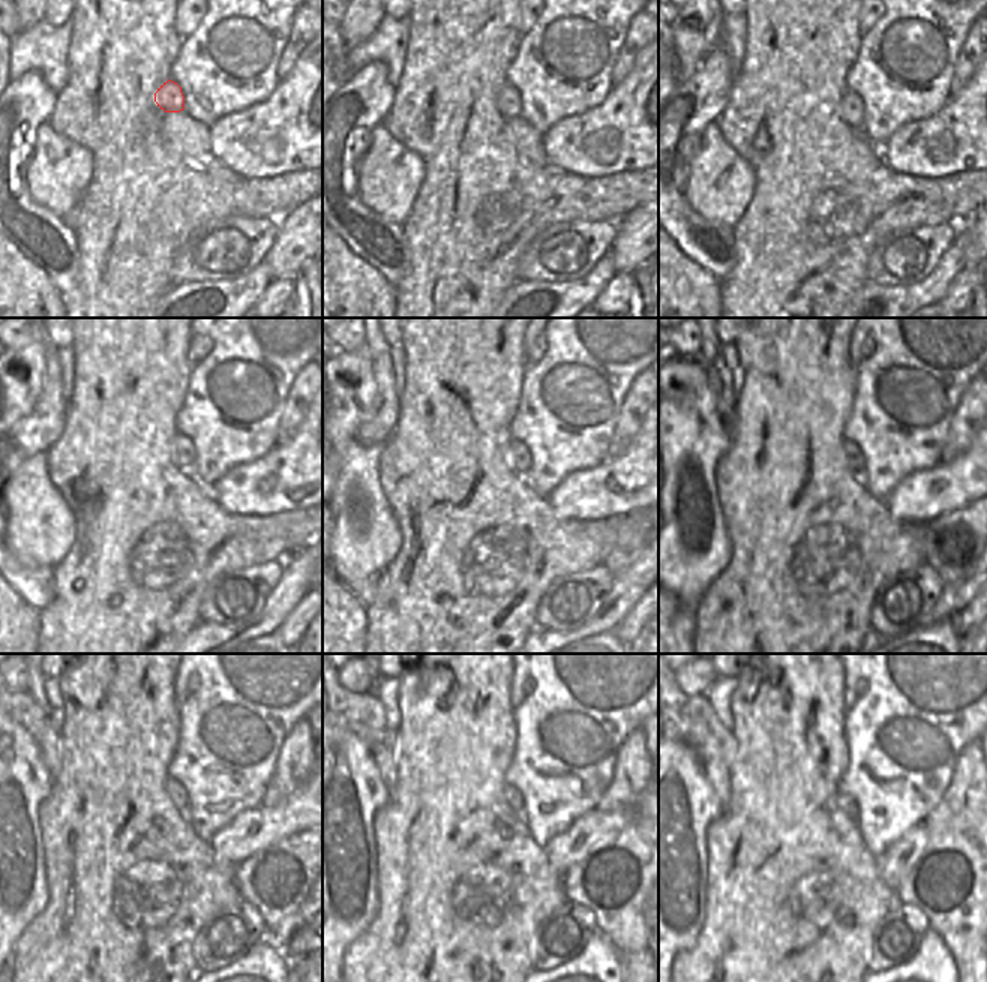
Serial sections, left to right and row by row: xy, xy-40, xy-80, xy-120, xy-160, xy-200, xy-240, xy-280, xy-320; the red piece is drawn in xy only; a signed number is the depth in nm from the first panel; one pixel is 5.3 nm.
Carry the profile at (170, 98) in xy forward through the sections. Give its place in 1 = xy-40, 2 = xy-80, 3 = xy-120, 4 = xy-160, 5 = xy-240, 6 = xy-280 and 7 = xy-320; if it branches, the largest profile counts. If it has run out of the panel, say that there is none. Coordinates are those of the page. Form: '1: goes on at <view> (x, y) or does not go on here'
1: goes on at xy-40 (507, 99)
2: goes on at xy-80 (851, 104)
3: goes on at xy-120 (183, 455)
4: goes on at xy-160 (519, 458)
5: goes on at xy-240 (177, 793)
6: goes on at xy-280 (512, 795)
7: goes on at xy-320 (846, 802)

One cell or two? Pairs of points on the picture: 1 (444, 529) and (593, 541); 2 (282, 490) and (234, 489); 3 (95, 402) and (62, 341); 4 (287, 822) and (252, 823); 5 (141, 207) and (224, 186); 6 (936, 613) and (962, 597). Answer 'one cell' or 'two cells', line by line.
1: one cell
2: one cell
3: two cells
4: one cell
5: one cell
6: one cell

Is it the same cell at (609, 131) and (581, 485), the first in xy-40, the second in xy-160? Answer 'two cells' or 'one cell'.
one cell

